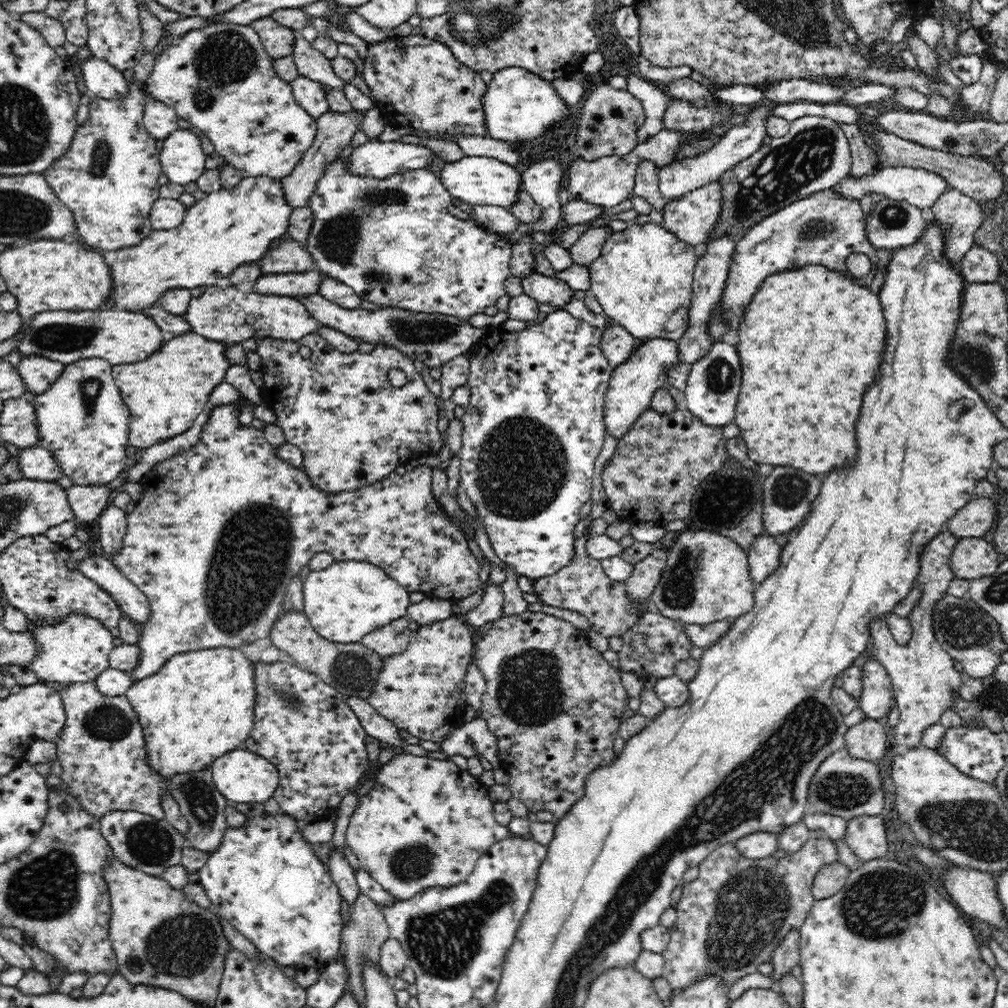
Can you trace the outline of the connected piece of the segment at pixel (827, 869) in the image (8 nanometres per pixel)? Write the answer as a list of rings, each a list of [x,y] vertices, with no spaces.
[[[839,860],[830,864],[825,864],[815,876],[812,894],[815,900],[822,900],[829,896],[834,896],[848,880],[850,868]]]

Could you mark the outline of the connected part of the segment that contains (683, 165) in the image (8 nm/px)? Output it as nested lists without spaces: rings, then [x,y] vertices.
[[[766,103],[761,106],[754,106],[748,110],[745,121],[728,129],[724,136],[718,140],[718,144],[714,144],[708,152],[702,152],[694,158],[684,158],[678,162],[675,162],[674,159],[673,162],[664,163],[662,167],[658,168],[659,189],[662,196],[667,201],[673,201],[691,190],[716,181],[723,172],[740,163],[746,157],[753,155],[761,147],[762,140],[766,136],[766,121],[772,114],[772,110],[774,110],[774,106]]]

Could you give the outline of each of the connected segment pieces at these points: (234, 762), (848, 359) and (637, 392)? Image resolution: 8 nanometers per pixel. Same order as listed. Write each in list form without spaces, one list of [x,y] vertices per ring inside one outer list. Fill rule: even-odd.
[[[241,747],[225,752],[216,760],[209,769],[216,788],[224,795],[228,802],[266,802],[273,797],[274,791],[279,787],[279,771],[276,766],[266,758]]]
[[[809,265],[796,270],[784,270],[765,278],[754,299],[746,306],[746,312],[738,324],[738,355],[742,366],[742,386],[735,408],[734,422],[738,425],[739,436],[744,439],[748,456],[757,464],[770,466],[790,466],[812,476],[830,474],[836,468],[848,468],[856,462],[856,420],[862,410],[862,400],[866,390],[876,384],[880,376],[880,364],[886,352],[886,323],[878,294],[873,294],[868,287],[858,286],[843,274],[828,270],[824,266]]]
[[[666,337],[646,339],[638,343],[634,354],[613,368],[605,394],[604,422],[606,432],[616,440],[630,430],[631,424],[648,408],[658,389],[665,388],[668,370],[681,363],[678,343]]]

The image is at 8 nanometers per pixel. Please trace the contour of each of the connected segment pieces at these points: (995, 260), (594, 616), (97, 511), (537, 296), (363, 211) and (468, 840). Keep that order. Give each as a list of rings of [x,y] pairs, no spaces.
[[[974,246],[959,264],[966,283],[994,283],[1000,278],[1002,266],[998,256],[980,246]]]
[[[586,532],[575,539],[574,560],[570,560],[570,564],[557,570],[554,574],[534,580],[535,592],[542,602],[550,606],[584,615],[591,624],[591,628],[602,636],[606,638],[610,638],[610,636],[621,637],[638,622],[638,619],[646,613],[646,609],[653,608],[651,603],[640,608],[632,607],[630,597],[626,593],[625,581],[610,579],[604,572],[601,561],[591,557],[586,552],[588,539],[589,536]]]
[[[72,485],[67,489],[68,501],[75,520],[85,524],[96,520],[108,507],[111,489],[108,485]]]
[[[530,273],[522,279],[523,293],[534,298],[539,303],[548,303],[563,309],[572,300],[574,291],[562,283],[556,276],[549,277],[540,273]]]
[[[347,151],[338,160],[334,160],[332,164],[326,166],[324,176],[318,180],[316,192],[312,194],[309,205],[312,207],[312,215],[314,215],[314,223],[305,245],[307,252],[312,256],[316,267],[320,269],[325,276],[334,278],[354,290],[354,293],[361,299],[370,301],[371,303],[382,305],[384,307],[396,307],[409,310],[410,312],[425,312],[426,314],[443,314],[444,316],[455,316],[460,320],[468,321],[470,316],[484,312],[487,306],[494,305],[502,296],[507,295],[504,283],[511,276],[510,260],[511,246],[505,236],[487,231],[474,220],[460,220],[454,217],[448,211],[448,205],[455,202],[454,198],[446,190],[444,183],[440,180],[440,176],[428,169],[410,169],[407,175],[396,174],[386,179],[374,178],[373,176],[358,176],[352,174],[345,168],[345,158]]]
[[[396,753],[389,762],[386,762],[376,776],[376,783],[365,796],[359,798],[359,803],[349,818],[346,832],[346,846],[359,860],[359,865],[378,883],[384,890],[399,900],[408,900],[420,891],[434,887],[452,887],[464,882],[474,870],[478,859],[500,840],[510,838],[513,834],[507,826],[497,824],[494,814],[495,802],[491,799],[489,787],[483,784],[478,776],[474,776],[468,769],[459,768],[449,759],[437,760],[425,756],[415,756],[408,753]]]

